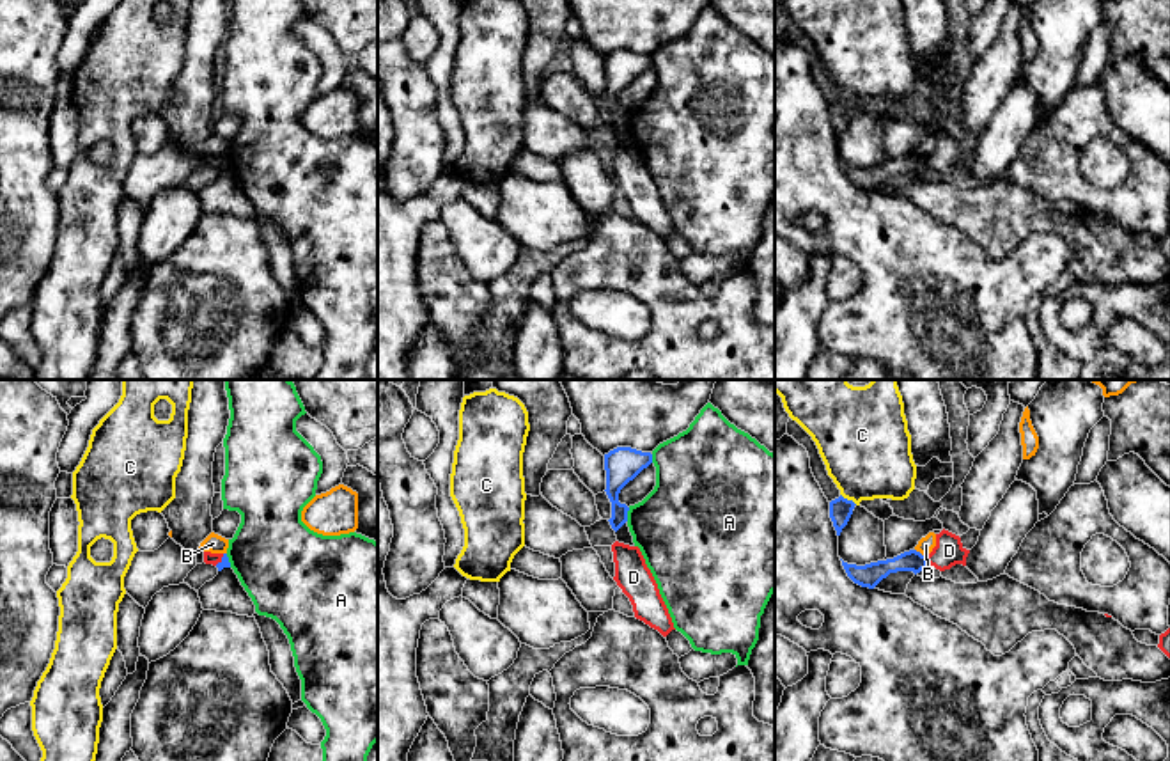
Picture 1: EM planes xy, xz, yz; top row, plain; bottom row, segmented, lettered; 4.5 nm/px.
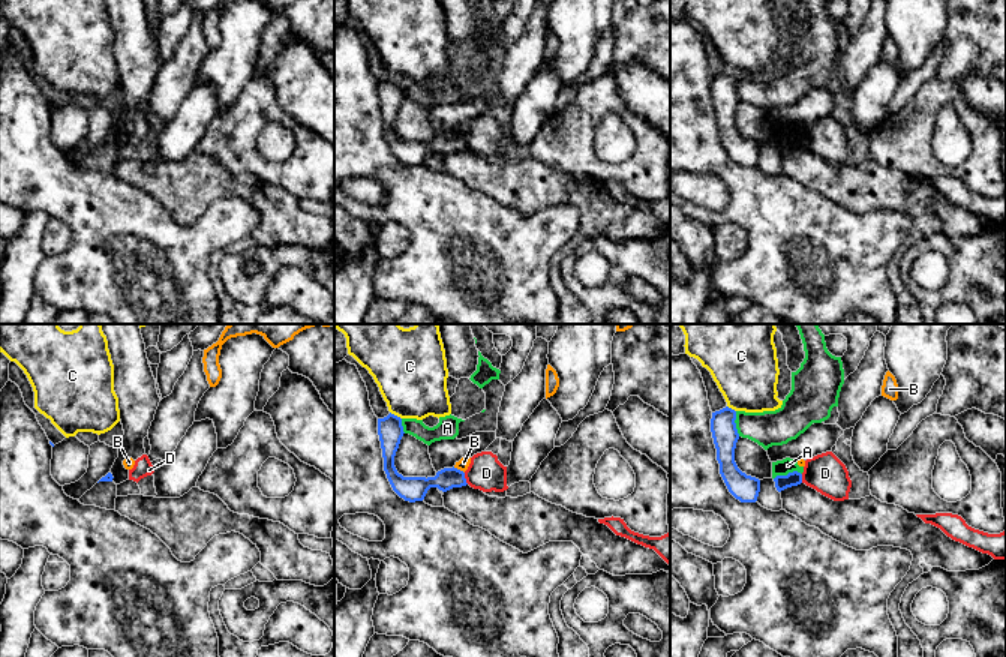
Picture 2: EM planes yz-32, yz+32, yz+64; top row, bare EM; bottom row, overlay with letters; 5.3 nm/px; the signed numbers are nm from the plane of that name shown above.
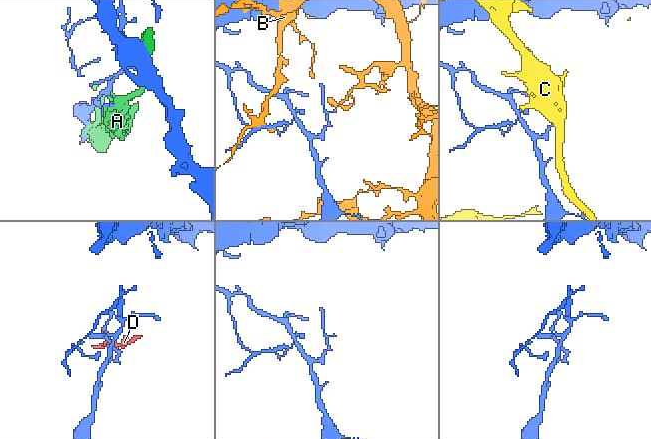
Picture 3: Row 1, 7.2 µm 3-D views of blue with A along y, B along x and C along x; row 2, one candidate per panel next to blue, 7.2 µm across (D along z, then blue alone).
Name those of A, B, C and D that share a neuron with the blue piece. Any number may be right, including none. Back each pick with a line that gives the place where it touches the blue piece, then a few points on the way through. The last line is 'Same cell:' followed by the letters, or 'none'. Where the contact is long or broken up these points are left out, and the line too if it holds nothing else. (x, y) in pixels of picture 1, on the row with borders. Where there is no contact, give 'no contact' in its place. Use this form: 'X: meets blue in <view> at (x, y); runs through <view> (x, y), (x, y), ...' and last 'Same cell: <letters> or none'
Same cell: none

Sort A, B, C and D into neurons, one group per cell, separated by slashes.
A / B / C / D

